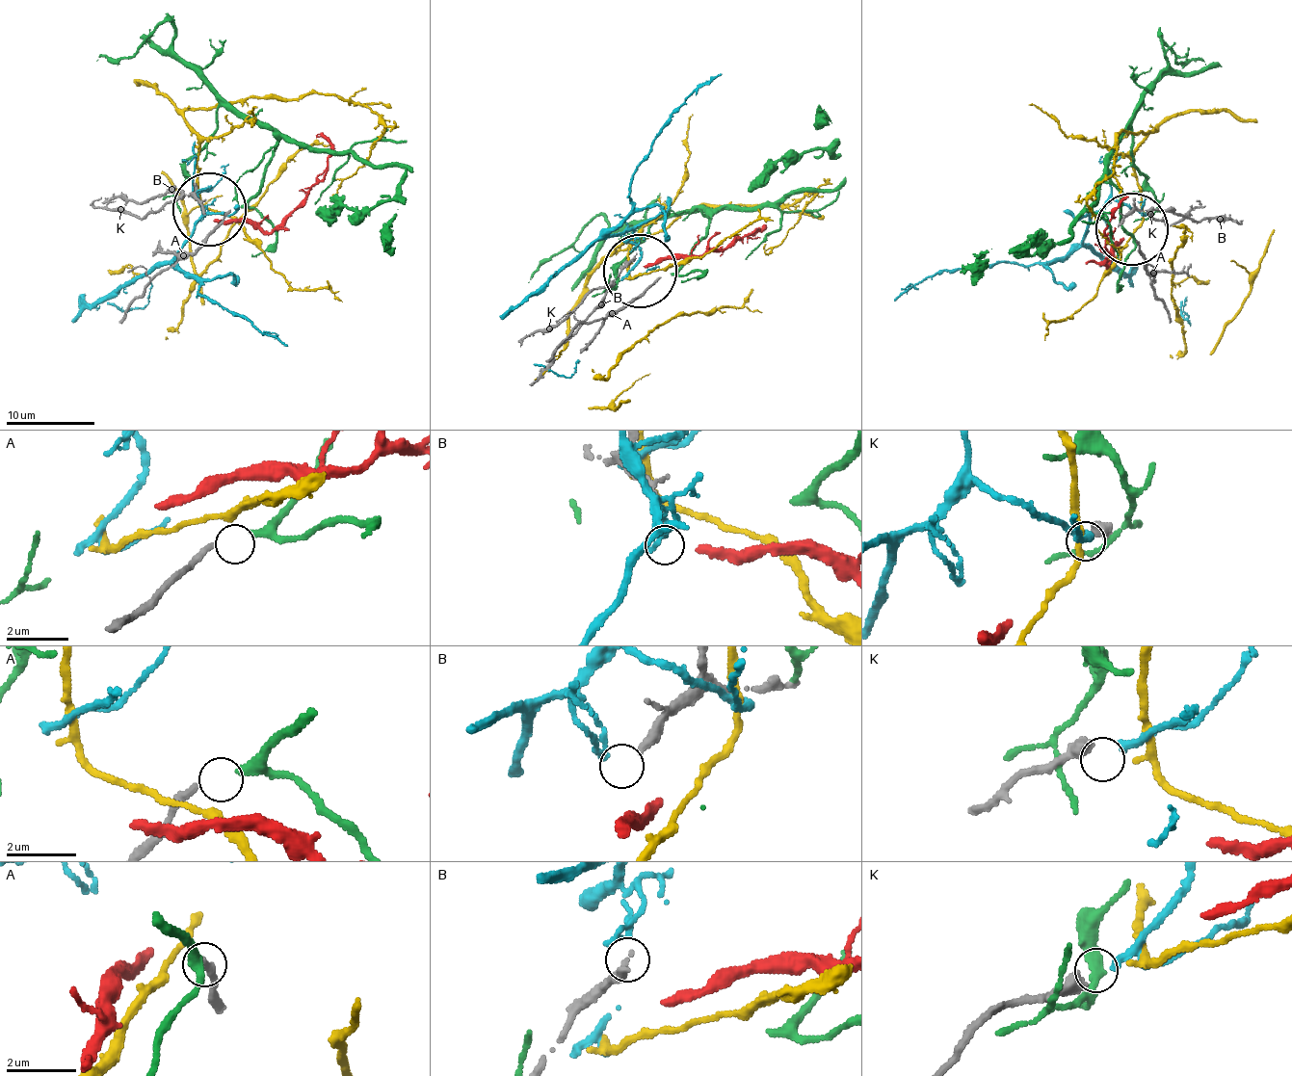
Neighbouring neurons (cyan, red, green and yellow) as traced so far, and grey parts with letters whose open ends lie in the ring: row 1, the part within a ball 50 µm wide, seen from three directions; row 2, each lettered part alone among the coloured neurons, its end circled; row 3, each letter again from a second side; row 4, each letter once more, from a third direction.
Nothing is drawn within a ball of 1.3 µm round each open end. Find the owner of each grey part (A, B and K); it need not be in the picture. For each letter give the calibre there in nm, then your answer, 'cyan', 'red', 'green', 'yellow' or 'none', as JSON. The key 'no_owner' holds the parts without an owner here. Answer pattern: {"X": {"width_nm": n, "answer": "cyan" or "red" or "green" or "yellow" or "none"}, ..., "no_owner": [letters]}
{"A": {"width_nm": 190, "answer": "green"}, "B": {"width_nm": 280, "answer": "none"}, "K": {"width_nm": 360, "answer": "cyan"}, "no_owner": ["B"]}

